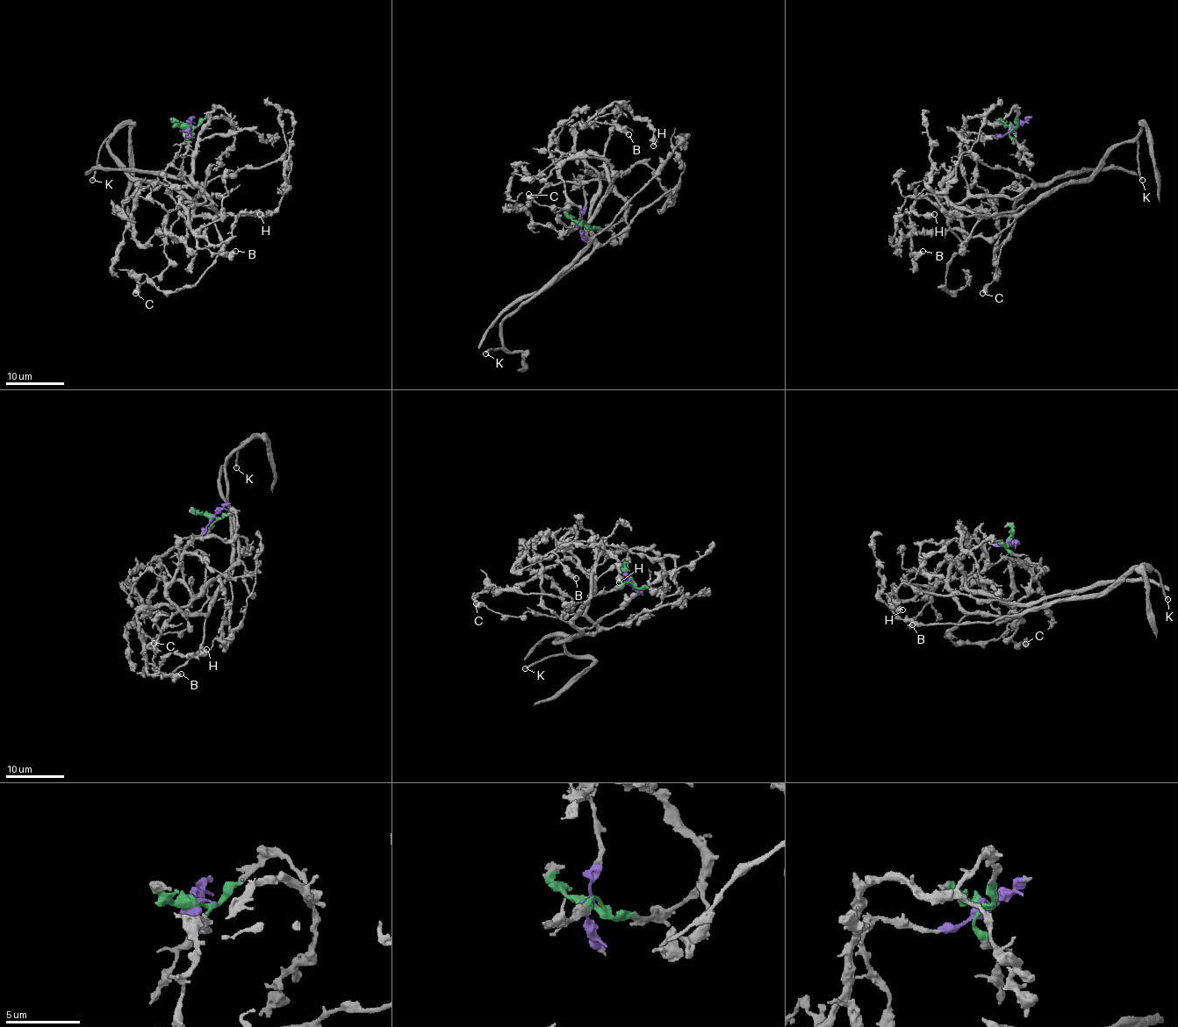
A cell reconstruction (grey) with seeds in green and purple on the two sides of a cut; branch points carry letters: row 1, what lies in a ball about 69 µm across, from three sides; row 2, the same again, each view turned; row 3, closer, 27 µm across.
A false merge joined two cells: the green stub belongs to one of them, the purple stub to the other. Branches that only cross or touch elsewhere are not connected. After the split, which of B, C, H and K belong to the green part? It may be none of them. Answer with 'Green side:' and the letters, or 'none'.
Green side: K

